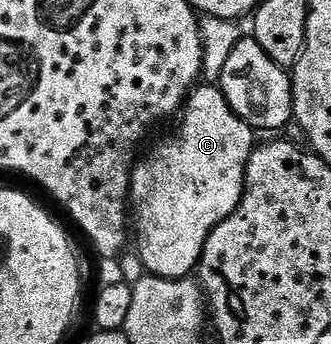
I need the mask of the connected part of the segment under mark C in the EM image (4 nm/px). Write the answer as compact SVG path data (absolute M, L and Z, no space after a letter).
M220 86L194 87L183 104L180 119L177 132L134 166L133 178L129 181L135 235L137 231L137 251L141 254L142 265L146 267L144 270L161 279L187 279L196 272L207 237L213 232L215 225L231 217L231 213L239 205L245 188L245 166L255 146L253 128L248 127L234 113Z

